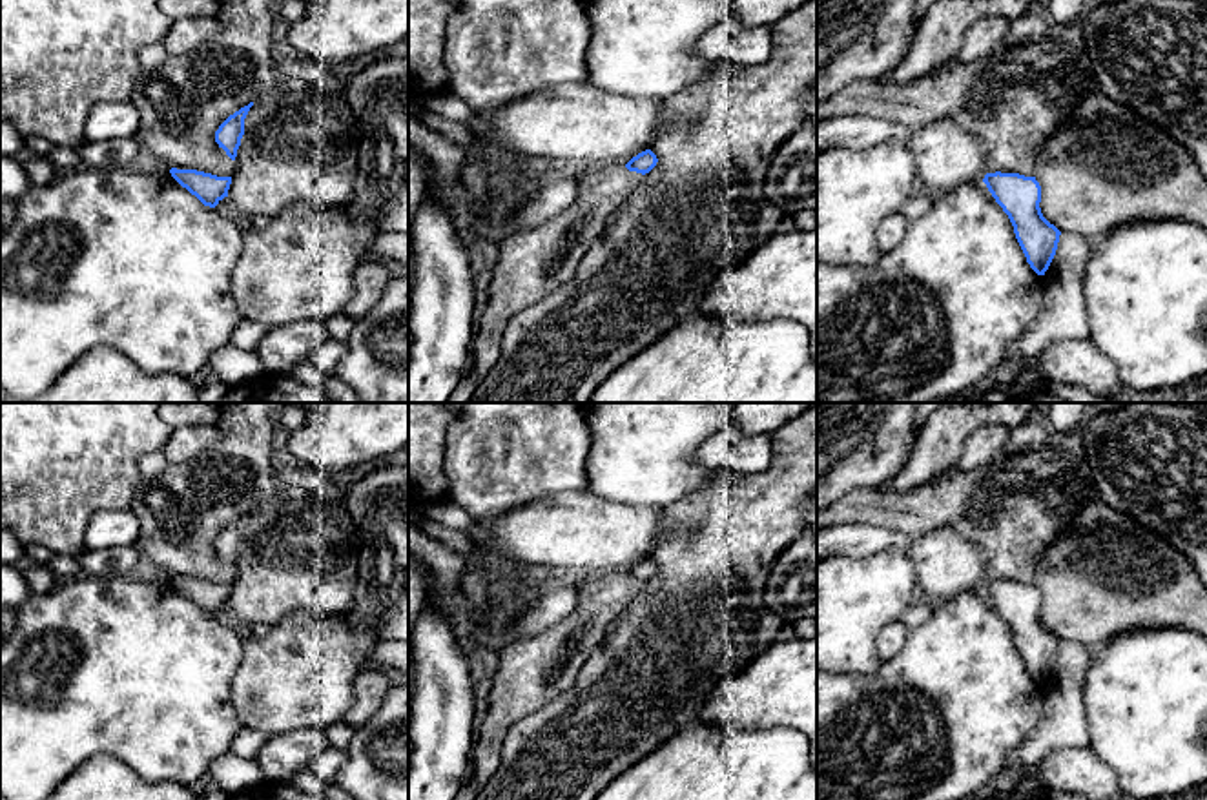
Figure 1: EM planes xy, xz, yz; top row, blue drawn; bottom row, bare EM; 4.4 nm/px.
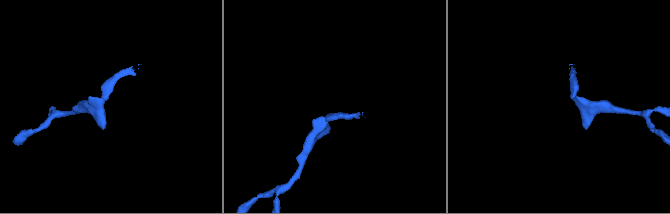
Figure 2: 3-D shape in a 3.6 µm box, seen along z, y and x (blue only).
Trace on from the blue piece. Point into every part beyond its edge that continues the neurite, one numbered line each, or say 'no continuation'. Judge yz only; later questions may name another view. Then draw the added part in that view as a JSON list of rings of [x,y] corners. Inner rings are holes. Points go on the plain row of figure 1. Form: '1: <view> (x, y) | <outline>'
no continuation

